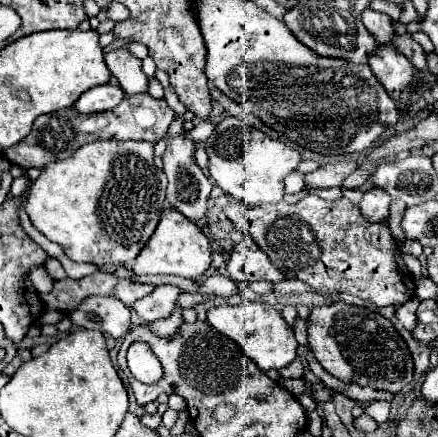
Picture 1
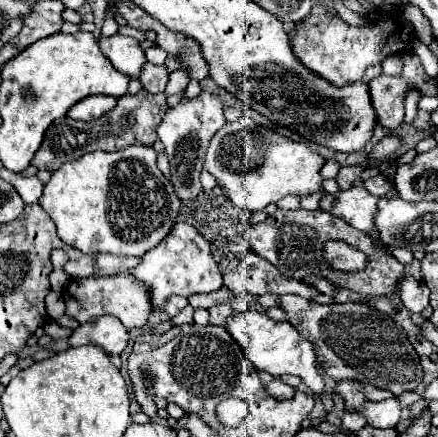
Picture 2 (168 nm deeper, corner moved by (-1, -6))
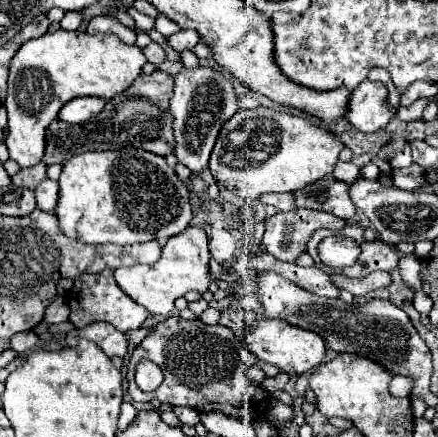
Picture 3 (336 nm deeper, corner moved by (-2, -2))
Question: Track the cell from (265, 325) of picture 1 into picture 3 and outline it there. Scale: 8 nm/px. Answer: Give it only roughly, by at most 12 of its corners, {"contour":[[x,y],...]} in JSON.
{"contour":[[278,318],[252,320],[243,342],[280,372],[312,372],[324,338]]}

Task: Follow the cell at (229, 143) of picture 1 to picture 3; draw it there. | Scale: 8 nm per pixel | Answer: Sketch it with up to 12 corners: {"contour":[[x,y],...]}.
{"contour":[[238,110],[208,166],[242,198],[334,170],[344,144],[302,116]]}

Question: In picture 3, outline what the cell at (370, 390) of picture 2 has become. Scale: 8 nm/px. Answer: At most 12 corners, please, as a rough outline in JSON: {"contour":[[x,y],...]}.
{"contour":[[394,376],[390,392],[410,396],[414,380],[410,376]]}

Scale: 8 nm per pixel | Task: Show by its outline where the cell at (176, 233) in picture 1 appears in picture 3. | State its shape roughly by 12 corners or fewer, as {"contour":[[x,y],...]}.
{"contour":[[188,226],[154,264],[114,270],[124,294],[150,314],[206,292],[208,238]]}

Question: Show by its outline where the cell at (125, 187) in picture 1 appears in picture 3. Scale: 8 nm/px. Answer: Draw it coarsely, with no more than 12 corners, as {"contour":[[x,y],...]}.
{"contour":[[76,154],[56,216],[84,244],[180,234],[186,186],[162,156]]}

